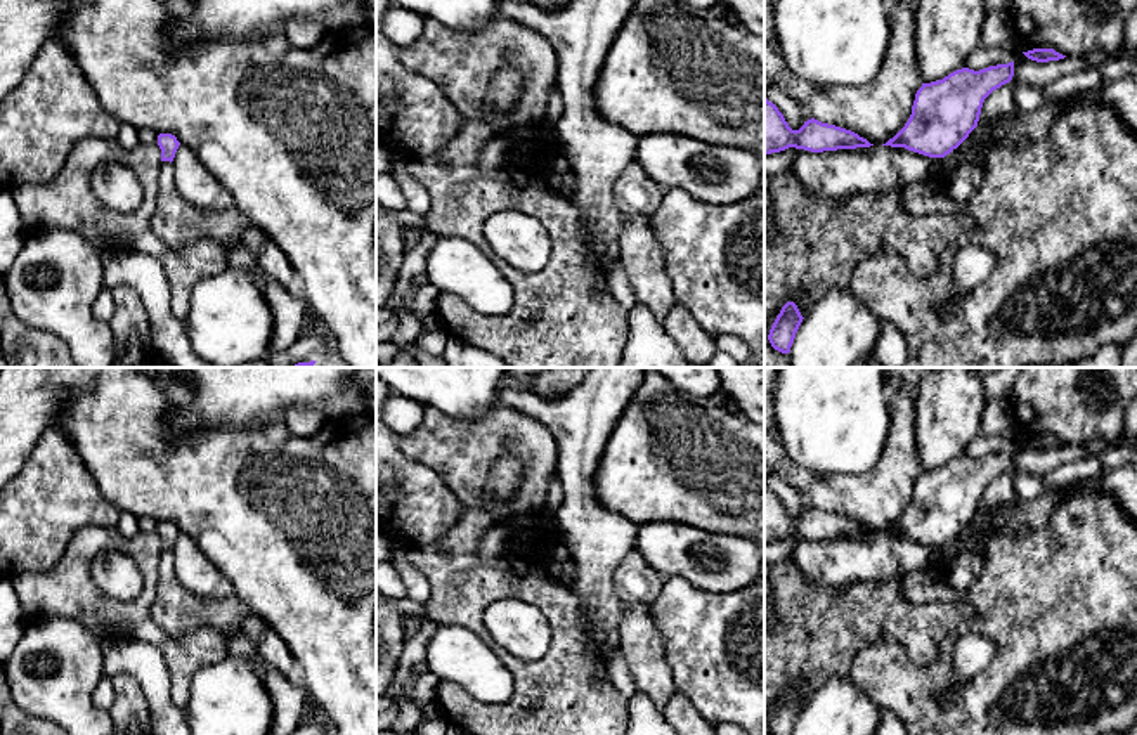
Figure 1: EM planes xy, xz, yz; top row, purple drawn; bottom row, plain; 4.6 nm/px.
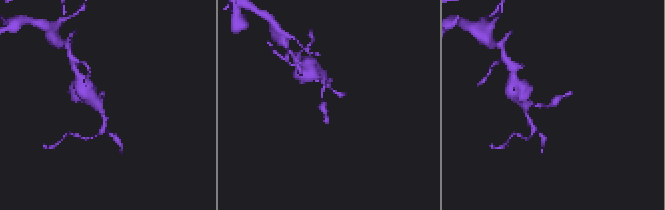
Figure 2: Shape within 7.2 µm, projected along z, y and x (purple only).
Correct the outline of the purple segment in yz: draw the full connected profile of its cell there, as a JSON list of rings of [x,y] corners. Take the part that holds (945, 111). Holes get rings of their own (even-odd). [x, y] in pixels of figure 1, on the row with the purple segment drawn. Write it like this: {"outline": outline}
{"outline": [[[1014,61],[979,71],[962,68],[943,80],[922,83],[905,127],[886,144],[945,158],[978,127],[984,99],[1014,76]]]}

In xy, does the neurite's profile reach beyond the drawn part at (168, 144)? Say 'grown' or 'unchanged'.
unchanged

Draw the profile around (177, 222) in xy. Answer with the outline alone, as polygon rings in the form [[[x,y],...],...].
[[[161,163],[151,231],[166,246],[184,248],[208,236],[229,253],[241,241],[248,225],[248,217],[236,205],[222,211],[208,211],[191,205],[175,185],[173,165]]]

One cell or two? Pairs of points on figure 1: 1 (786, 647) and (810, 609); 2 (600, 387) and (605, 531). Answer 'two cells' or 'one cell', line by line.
1: one cell
2: one cell

